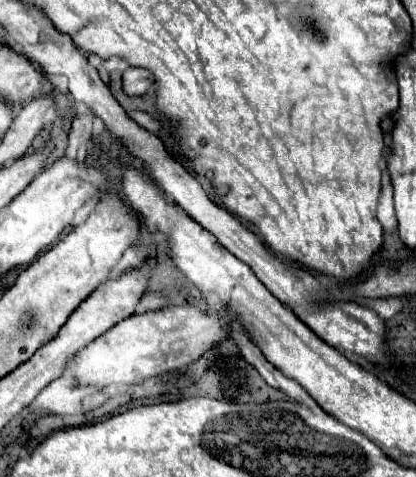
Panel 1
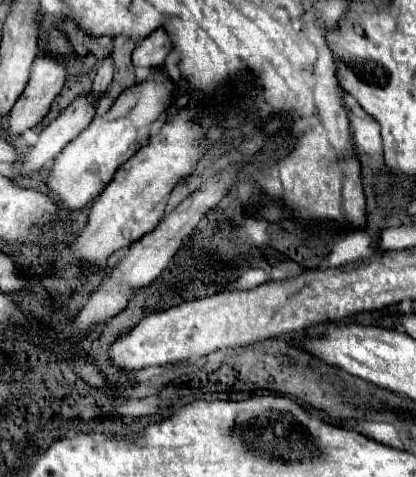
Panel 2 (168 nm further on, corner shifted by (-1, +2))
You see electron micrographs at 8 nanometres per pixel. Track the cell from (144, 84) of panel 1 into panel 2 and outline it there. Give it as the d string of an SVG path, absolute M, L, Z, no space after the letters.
M160 27L150 37L144 37L136 45L132 53L132 63L138 69L154 69L154 67L164 65L164 59L168 57L170 51L172 51L172 41L166 29Z

